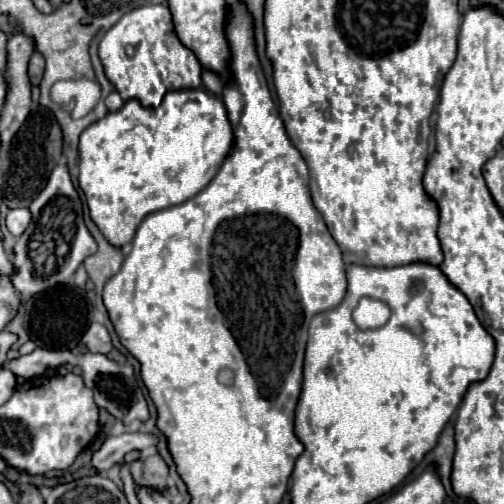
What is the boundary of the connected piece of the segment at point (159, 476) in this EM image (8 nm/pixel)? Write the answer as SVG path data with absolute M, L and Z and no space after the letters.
M150 453L144 459L136 459L130 463L130 473L136 481L136 485L146 485L154 487L158 491L166 489L166 477L168 477L168 467L162 461L158 453Z

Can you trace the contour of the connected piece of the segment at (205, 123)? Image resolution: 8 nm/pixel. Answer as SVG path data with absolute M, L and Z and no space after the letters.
M204 89L166 93L160 107L142 107L136 99L132 99L126 101L120 111L108 113L80 135L78 185L86 195L90 217L102 235L106 235L114 247L122 247L134 237L138 223L146 215L198 195L198 191L202 191L218 173L218 167L226 159L230 147L232 129L226 117L226 107L220 97L210 95Z

